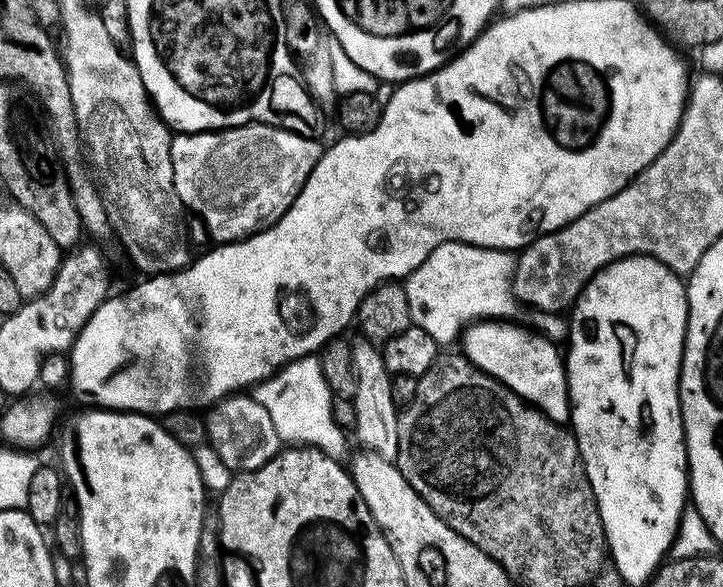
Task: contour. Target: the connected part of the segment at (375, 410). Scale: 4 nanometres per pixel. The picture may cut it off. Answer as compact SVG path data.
M359 339L352 344L355 370L355 426L352 429L357 436L359 444L367 451L376 452L387 460L393 461L398 450L398 420L399 409L392 397L390 386L392 375L385 368L383 353L369 343L368 340Z

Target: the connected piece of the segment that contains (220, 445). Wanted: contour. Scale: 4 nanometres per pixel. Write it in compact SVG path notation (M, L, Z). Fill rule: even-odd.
M229 394L223 400L217 400L207 412L207 443L211 444L218 458L226 462L229 472L256 472L282 450L282 441L274 430L274 422L270 422L270 414L262 410L255 395Z

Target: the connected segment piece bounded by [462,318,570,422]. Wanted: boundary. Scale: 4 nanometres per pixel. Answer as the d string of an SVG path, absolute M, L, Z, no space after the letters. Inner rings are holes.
M481 318L465 327L463 355L469 362L501 380L510 390L514 390L529 404L541 408L550 419L561 422L570 416L570 395L568 393L568 374L566 360L555 348L553 341L539 331L519 328L516 324L503 324L500 318Z

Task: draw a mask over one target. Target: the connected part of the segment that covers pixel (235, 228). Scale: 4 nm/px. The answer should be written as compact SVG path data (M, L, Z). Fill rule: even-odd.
M272 124L177 135L172 142L176 193L185 209L196 208L213 241L242 240L286 214L318 162L320 142Z

